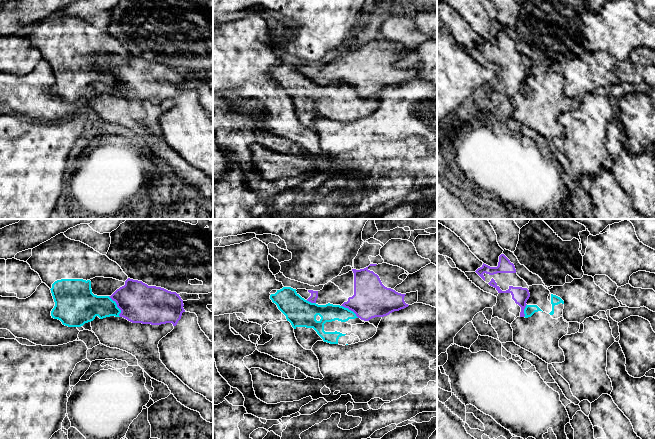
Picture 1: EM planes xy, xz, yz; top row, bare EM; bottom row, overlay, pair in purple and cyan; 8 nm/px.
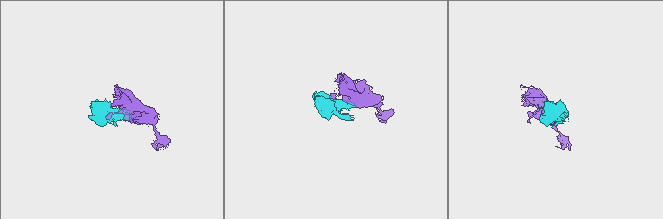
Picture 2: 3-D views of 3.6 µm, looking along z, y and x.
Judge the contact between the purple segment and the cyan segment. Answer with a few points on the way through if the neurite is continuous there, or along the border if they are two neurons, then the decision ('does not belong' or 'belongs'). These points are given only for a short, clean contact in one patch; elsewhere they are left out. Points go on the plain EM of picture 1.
border xy (108, 72), (120, 86), (120, 92); does not belong

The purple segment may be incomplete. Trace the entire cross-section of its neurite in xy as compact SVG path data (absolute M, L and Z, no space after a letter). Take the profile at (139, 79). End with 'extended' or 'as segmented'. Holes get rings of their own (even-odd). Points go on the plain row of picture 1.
M95 53L90 57L94 71L109 72L116 78L121 86L120 93L132 99L151 101L172 99L174 105L158 120L160 136L185 161L213 179L213 118L201 106L197 91L184 86L183 76L179 70L161 63L148 62L142 57L130 54L125 58L104 53Z | extended

